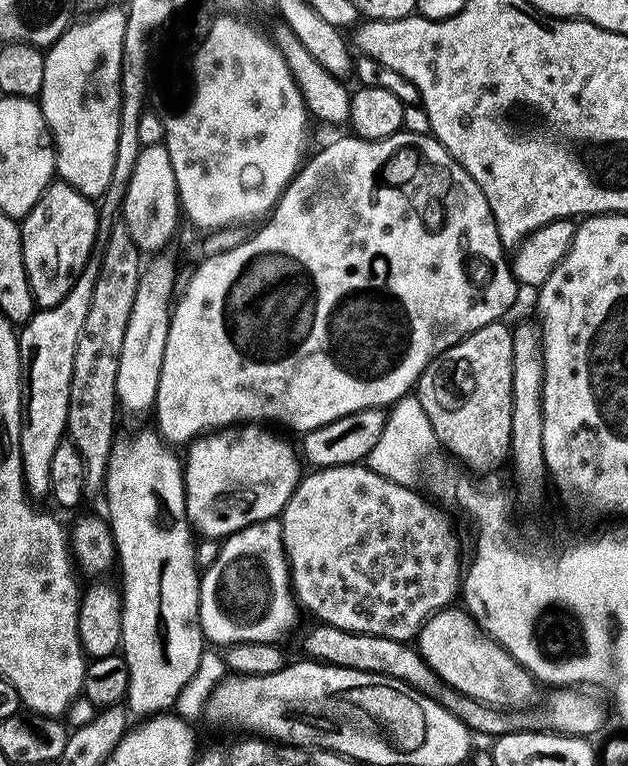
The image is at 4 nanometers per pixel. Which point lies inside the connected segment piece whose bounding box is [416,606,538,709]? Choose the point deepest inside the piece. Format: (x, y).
(451, 642)

